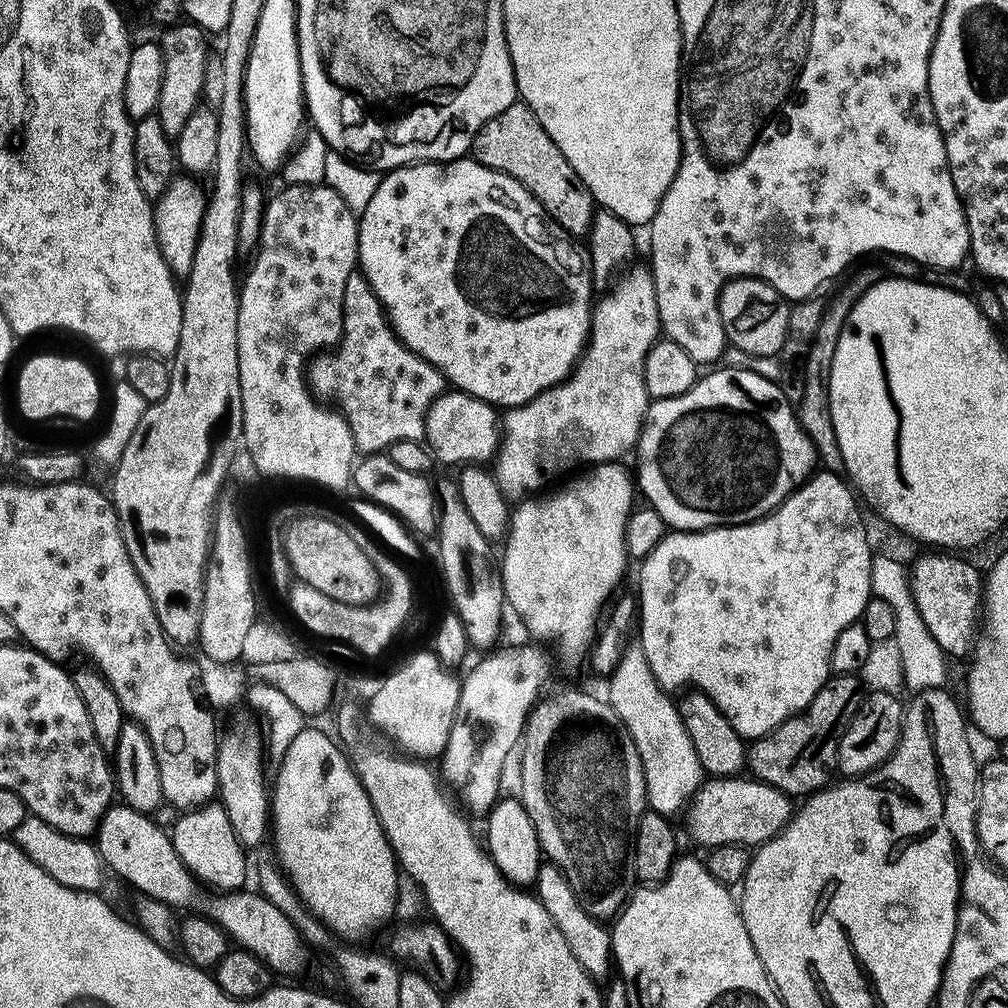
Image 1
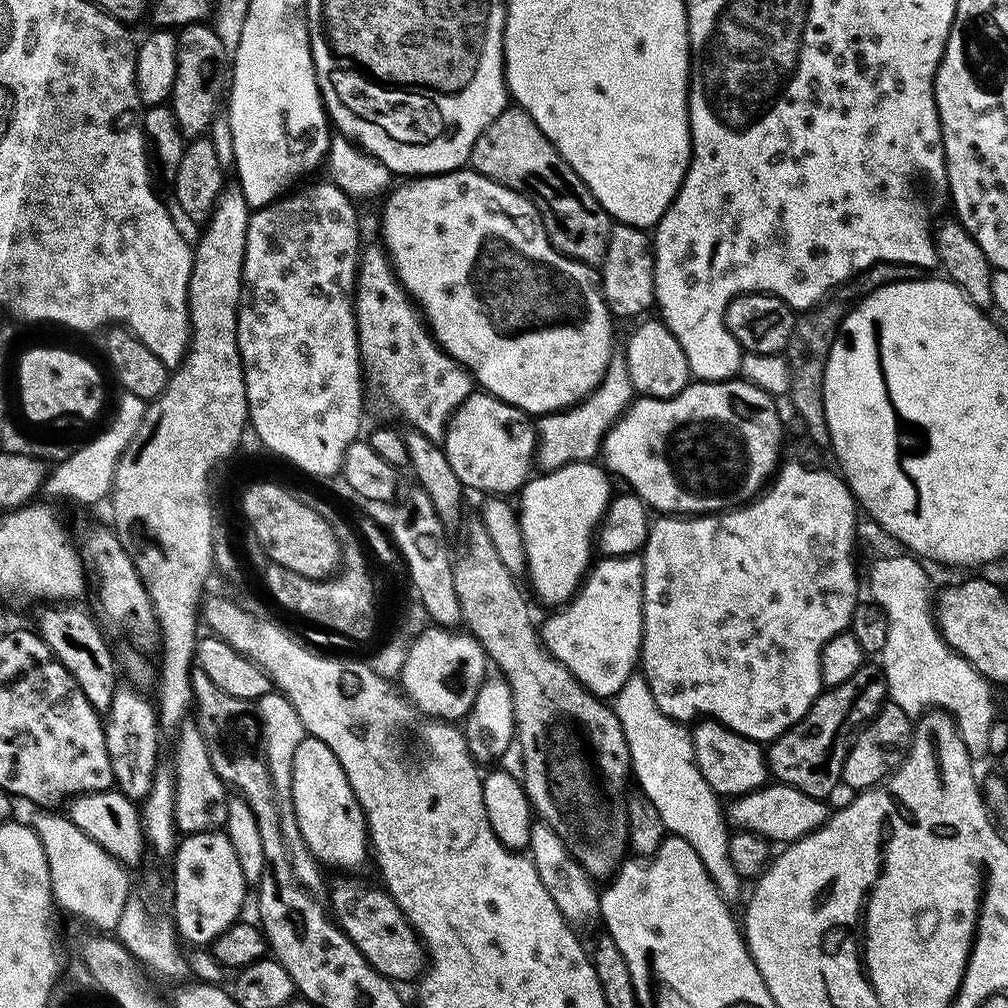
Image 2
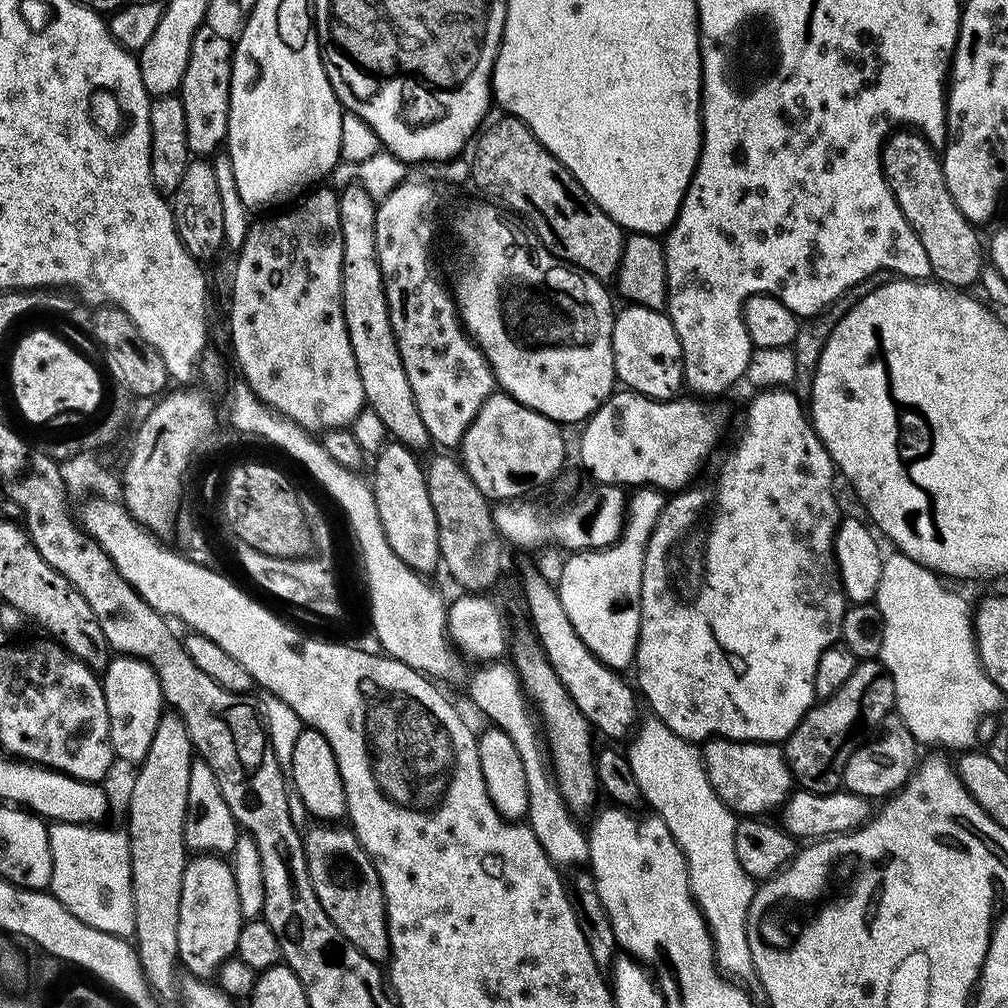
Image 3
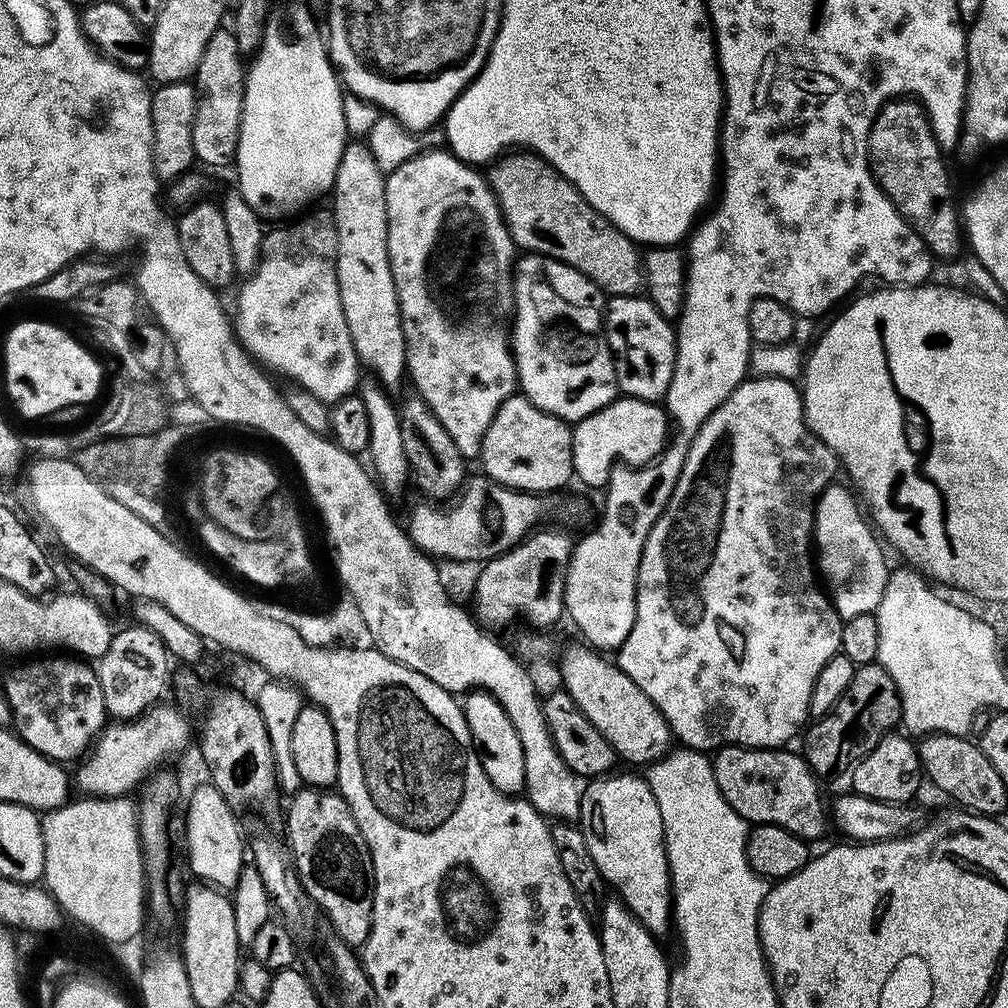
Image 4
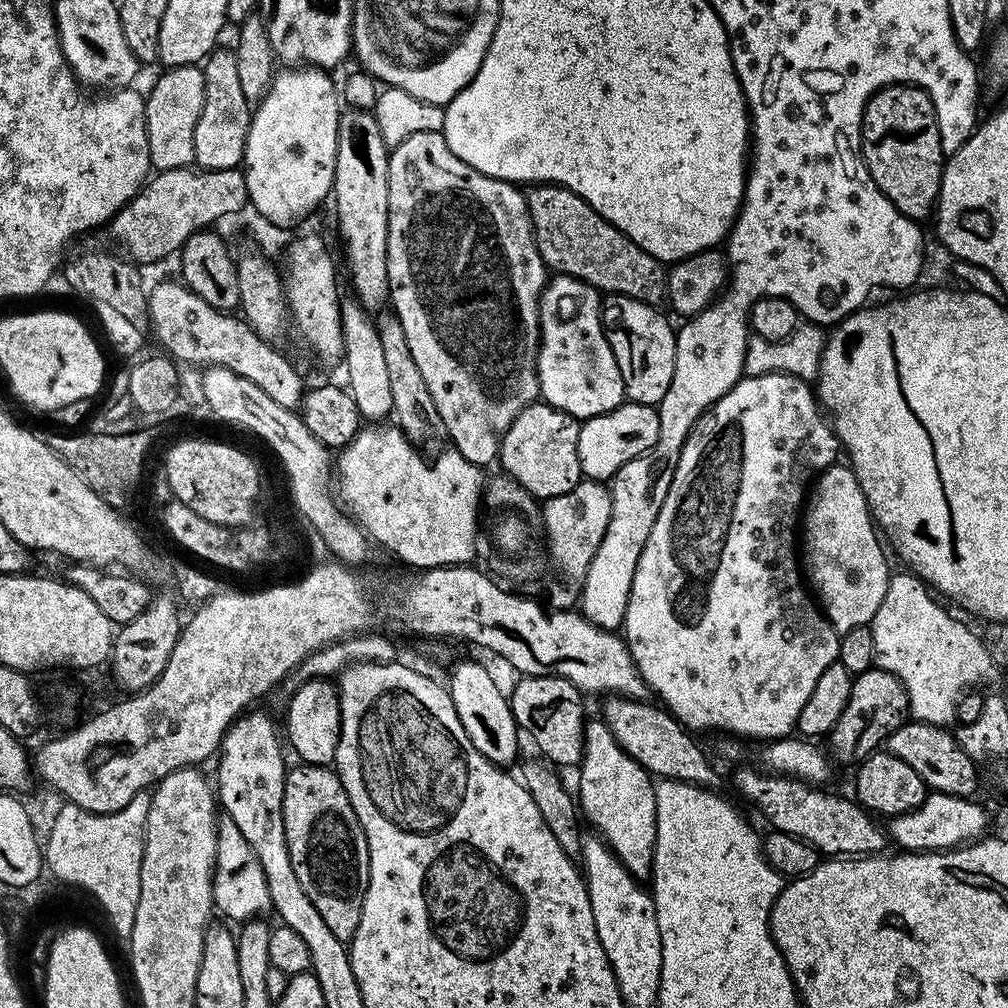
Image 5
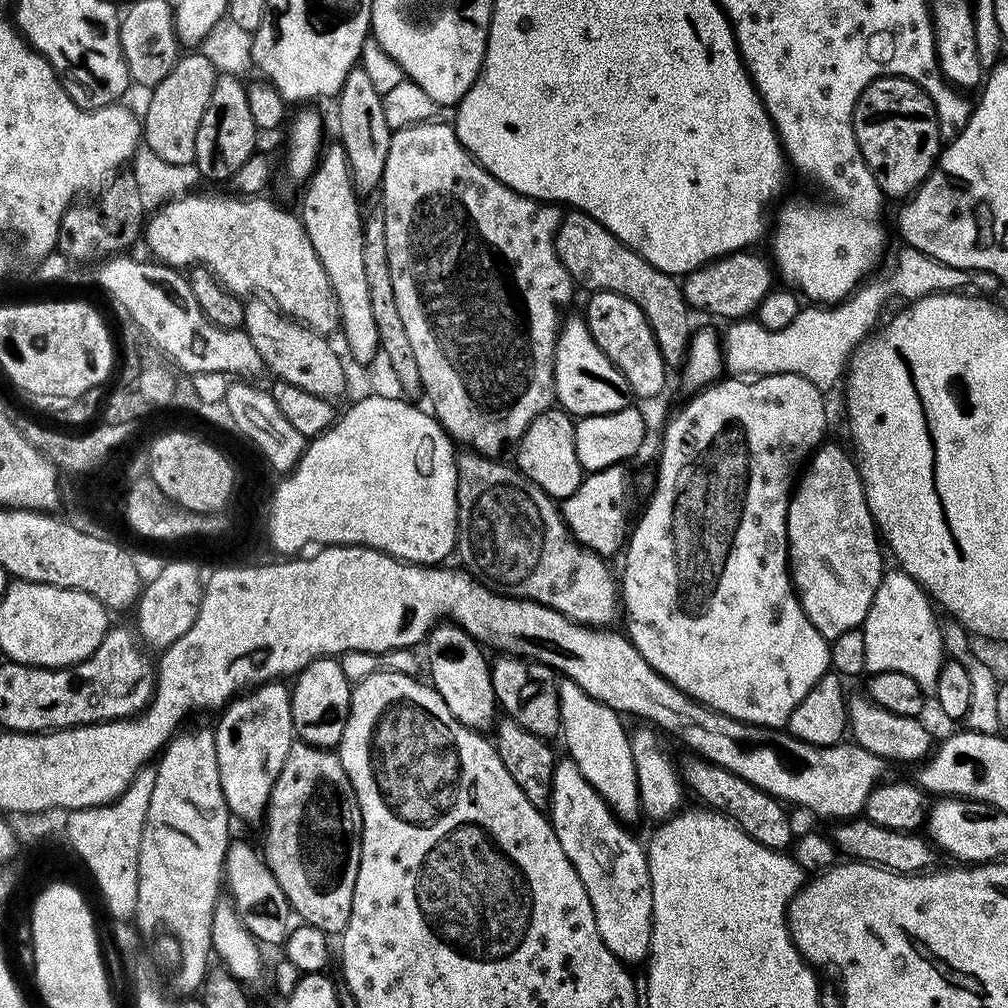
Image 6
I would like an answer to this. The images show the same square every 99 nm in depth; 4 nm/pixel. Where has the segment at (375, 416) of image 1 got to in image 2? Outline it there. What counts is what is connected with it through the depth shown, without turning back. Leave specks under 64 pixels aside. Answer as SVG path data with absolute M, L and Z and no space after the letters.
M379 243L369 248L367 245L361 251L356 266L354 311L362 376L367 387L371 391L373 388L390 407L397 408L411 431L426 434L426 438L443 445L449 418L474 391L472 374L433 340L424 317L400 284L388 253Z

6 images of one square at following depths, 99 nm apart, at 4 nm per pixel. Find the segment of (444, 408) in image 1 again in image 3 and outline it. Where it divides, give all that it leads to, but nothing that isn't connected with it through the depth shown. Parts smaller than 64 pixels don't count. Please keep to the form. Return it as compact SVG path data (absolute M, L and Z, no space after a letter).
M494 390L482 402L482 410L470 422L458 449L470 482L490 502L512 502L524 498L531 488L548 484L564 464L564 436L561 425L518 402L503 390Z

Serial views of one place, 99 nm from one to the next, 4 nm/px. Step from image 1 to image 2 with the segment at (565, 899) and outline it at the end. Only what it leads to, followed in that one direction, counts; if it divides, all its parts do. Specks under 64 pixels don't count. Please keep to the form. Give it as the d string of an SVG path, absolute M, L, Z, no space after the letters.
M543 822L533 823L528 839L527 851L538 870L538 878L542 878L542 886L550 890L550 898L562 910L562 914L573 926L580 926L583 920L600 920L600 892L595 888L593 877L577 862L562 838L554 834L554 830Z

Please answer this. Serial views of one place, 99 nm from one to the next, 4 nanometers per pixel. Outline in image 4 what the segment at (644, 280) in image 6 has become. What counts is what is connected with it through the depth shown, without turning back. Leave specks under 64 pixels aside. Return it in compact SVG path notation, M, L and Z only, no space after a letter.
M512 150L492 161L486 172L488 185L491 186L504 221L512 235L517 249L528 254L549 256L574 270L578 270L594 286L598 286L605 297L638 296L645 291L644 261L641 249L635 240L631 240L618 226L614 226L554 166L550 166L535 152L527 150Z

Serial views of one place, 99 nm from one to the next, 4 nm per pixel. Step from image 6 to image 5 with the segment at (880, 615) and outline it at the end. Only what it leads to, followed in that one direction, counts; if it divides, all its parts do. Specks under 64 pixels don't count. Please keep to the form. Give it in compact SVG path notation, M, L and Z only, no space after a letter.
M904 572L889 579L886 598L882 598L882 606L878 606L870 625L874 664L897 676L902 686L906 686L908 711L913 721L948 726L957 719L961 697L995 674L994 656L987 643L983 644L939 604L941 601L919 576Z

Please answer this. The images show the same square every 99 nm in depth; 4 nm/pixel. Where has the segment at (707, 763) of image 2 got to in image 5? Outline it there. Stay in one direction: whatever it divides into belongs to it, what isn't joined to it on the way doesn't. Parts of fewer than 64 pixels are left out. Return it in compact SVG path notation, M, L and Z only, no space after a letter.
M759 767L740 768L732 776L736 792L748 804L753 804L777 832L797 836L816 847L824 858L871 857L889 847L890 841L885 829L875 824L877 821L868 809L861 808L855 799L844 796L827 796L819 787L794 780L790 776L773 776Z

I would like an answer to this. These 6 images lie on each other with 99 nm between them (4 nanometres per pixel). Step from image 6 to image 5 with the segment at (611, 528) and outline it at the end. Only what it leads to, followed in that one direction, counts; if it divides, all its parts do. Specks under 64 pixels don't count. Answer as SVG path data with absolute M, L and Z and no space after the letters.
M581 479L574 490L566 490L566 494L558 494L554 498L543 501L544 517L543 539L546 541L546 556L558 571L564 575L564 592L572 596L572 600L562 593L552 596L551 607L556 610L568 610L573 607L573 598L579 597L584 586L586 570L590 570L590 562L594 562L594 554L598 554L598 546L602 546L602 538L606 538L606 526L610 526L610 498L612 493L607 483L598 480Z

